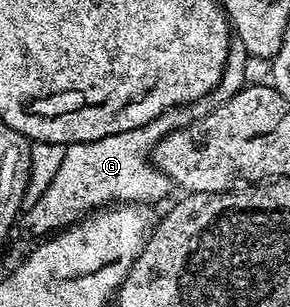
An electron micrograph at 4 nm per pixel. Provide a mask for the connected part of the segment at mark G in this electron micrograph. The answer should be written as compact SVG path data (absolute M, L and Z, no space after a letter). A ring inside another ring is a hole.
M173 107L135 130L111 134L99 141L68 144L57 174L39 200L20 214L18 228L29 237L41 239L69 226L78 216L114 201L146 205L161 200L173 184L151 162L154 145L165 135L191 123L190 119L181 119L181 107Z

